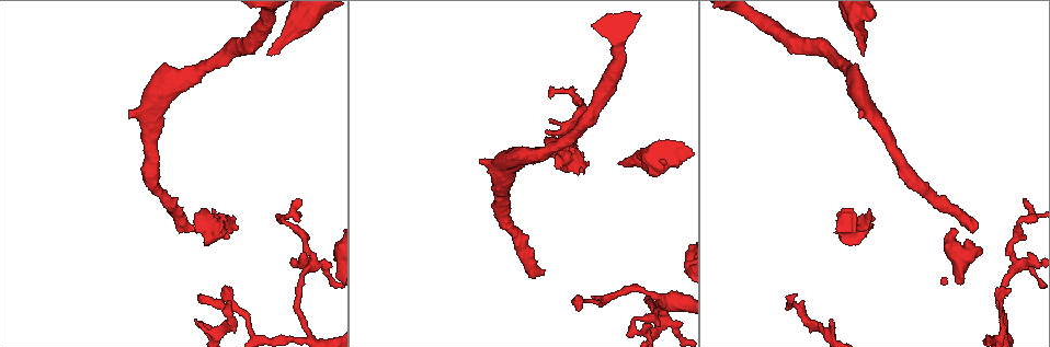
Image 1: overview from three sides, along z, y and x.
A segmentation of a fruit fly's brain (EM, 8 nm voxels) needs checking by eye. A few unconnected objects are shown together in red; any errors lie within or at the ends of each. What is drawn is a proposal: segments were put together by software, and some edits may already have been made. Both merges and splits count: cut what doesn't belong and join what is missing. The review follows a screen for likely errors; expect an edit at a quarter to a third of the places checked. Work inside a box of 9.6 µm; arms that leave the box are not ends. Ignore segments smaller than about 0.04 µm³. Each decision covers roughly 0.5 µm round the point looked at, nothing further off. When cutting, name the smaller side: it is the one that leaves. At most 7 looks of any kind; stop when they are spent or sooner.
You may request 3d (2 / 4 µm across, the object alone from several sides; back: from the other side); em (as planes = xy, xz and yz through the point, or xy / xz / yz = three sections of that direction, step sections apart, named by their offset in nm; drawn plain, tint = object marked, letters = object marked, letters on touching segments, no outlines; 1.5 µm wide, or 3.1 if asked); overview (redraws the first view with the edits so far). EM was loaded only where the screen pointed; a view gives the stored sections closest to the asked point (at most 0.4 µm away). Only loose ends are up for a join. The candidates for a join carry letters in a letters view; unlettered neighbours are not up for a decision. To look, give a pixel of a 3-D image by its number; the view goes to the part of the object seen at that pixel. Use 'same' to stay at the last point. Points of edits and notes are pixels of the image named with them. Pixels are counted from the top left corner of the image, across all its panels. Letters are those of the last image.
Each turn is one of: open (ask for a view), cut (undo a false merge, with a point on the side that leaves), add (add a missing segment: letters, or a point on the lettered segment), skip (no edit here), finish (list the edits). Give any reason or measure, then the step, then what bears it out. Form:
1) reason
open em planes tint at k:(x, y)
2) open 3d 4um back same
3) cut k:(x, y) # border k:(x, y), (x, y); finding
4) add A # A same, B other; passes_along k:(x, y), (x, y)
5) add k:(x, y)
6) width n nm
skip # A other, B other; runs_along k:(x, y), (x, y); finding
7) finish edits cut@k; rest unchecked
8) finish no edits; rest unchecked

open em yz step 8 tint at 1:(861, 55)

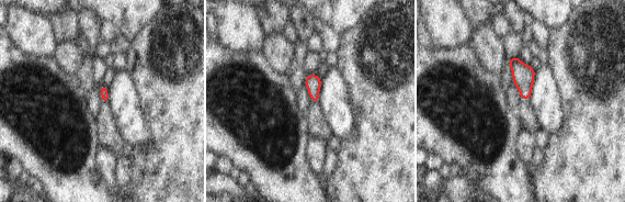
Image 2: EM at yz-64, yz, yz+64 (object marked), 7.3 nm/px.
cut it another way
open em planes letters same

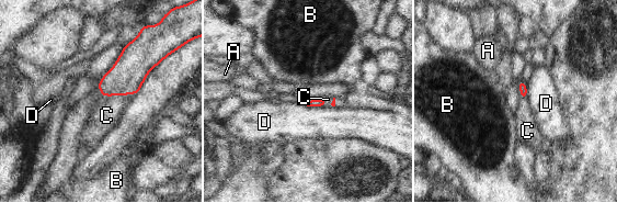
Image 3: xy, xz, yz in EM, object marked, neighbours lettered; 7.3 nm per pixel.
add C # A other, B other, C same, D other; passes_along 3:(129, 71), (116, 93), (106, 115); the cell continues

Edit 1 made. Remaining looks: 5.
open overview

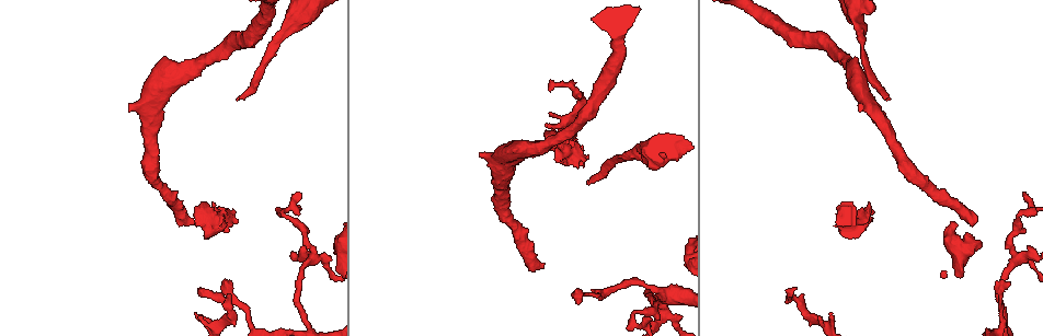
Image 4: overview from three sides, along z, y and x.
stops while still wide
open em planes plain at 4:(861, 110)

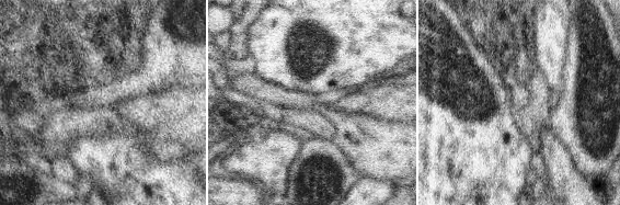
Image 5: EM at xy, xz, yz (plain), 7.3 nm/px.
see the neighbours
open em planes letters same

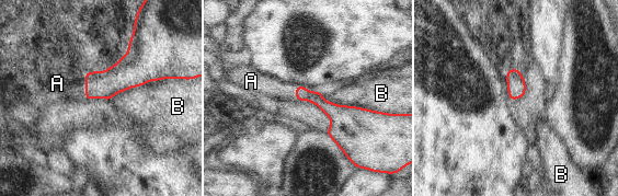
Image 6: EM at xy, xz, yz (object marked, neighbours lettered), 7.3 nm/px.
longest_contact B 480 nm
add A # A same, B other; it goes on there

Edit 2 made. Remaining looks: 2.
finish edits add@3, add@6; rest unchecked

